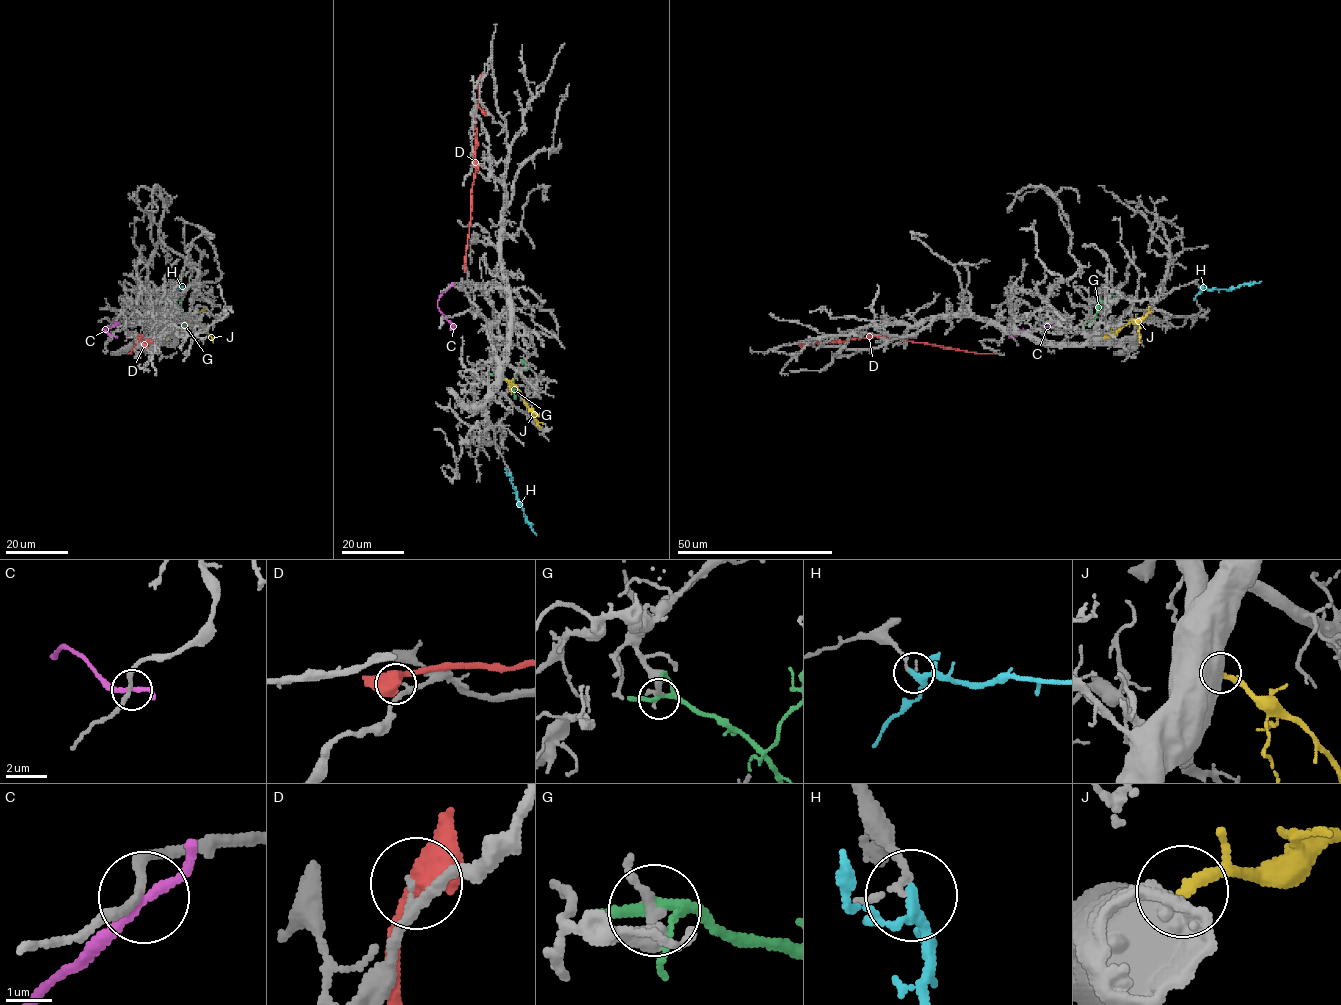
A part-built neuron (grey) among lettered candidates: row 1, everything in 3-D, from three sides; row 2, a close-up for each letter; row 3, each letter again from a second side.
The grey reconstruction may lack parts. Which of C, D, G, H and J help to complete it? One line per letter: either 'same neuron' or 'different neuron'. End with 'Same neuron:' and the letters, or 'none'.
C: different neuron
D: different neuron
G: different neuron
H: different neuron
J: same neuron
Same neuron: J

